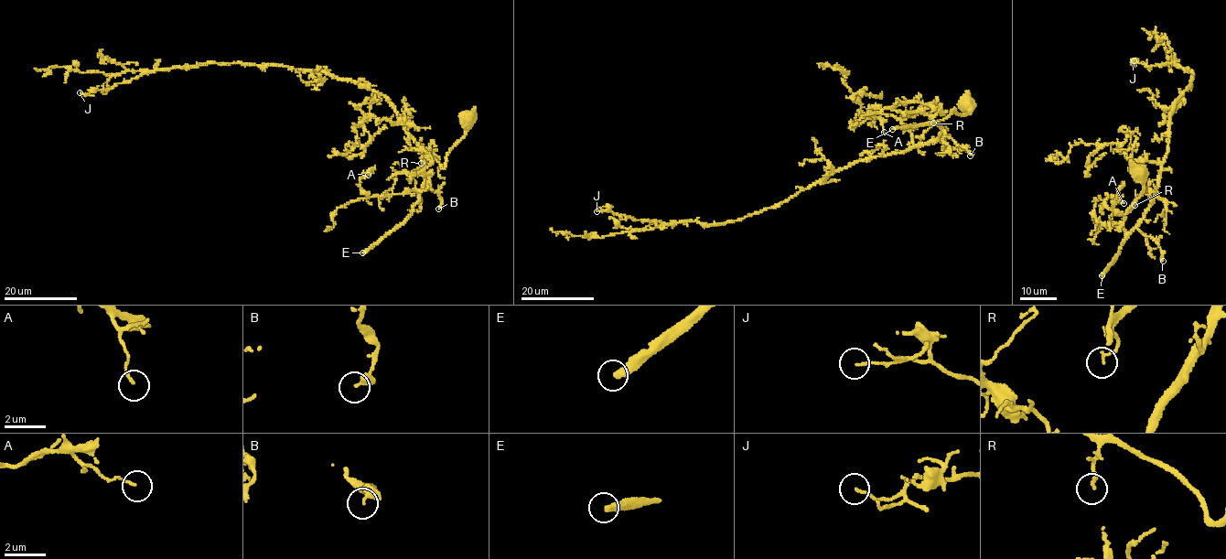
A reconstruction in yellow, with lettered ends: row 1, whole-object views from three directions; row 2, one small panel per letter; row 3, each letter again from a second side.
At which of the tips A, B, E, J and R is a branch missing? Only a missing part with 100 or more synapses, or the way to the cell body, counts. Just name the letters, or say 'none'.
E

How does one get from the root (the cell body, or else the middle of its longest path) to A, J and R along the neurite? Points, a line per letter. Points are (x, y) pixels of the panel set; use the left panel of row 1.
A: (469, 118), (443, 168), (412, 148), (408, 135), (424, 153), (419, 192), (370, 196), (360, 179), (368, 175)
J: (469, 118), (443, 168), (412, 148), (403, 120), (382, 95), (325, 73), (204, 64), (160, 68), (80, 92)
R: (469, 118), (467, 132), (449, 150), (443, 168), (424, 155), (421, 163)

